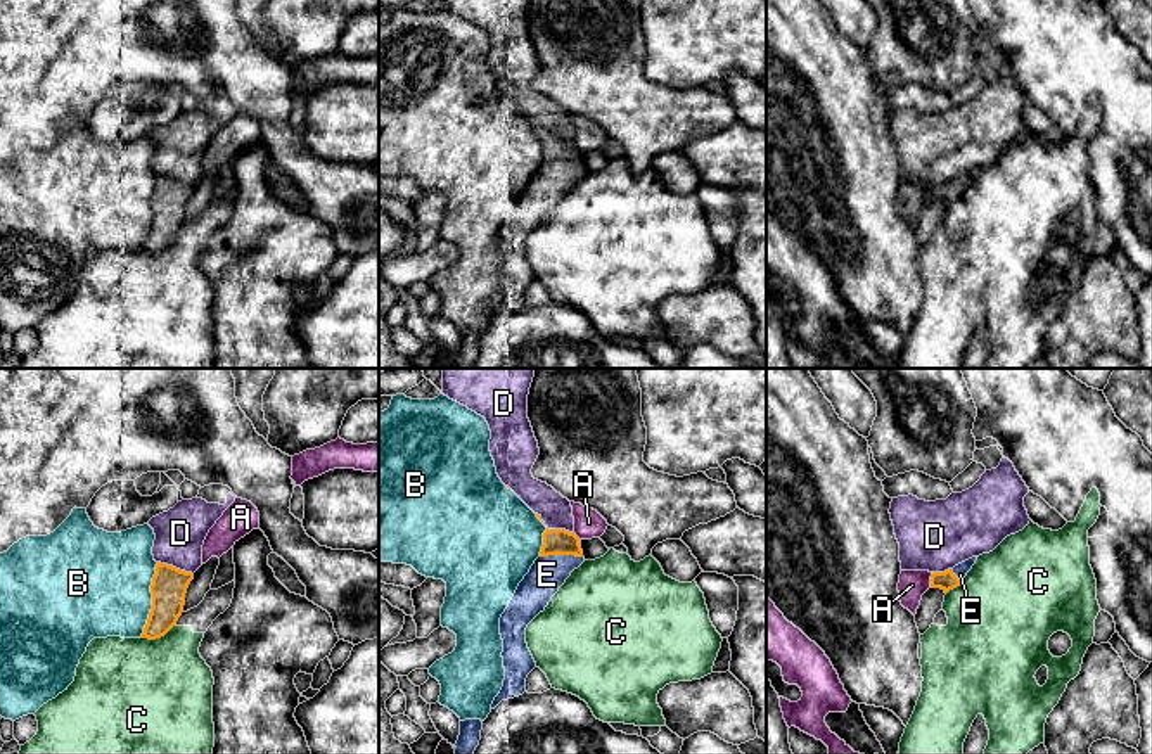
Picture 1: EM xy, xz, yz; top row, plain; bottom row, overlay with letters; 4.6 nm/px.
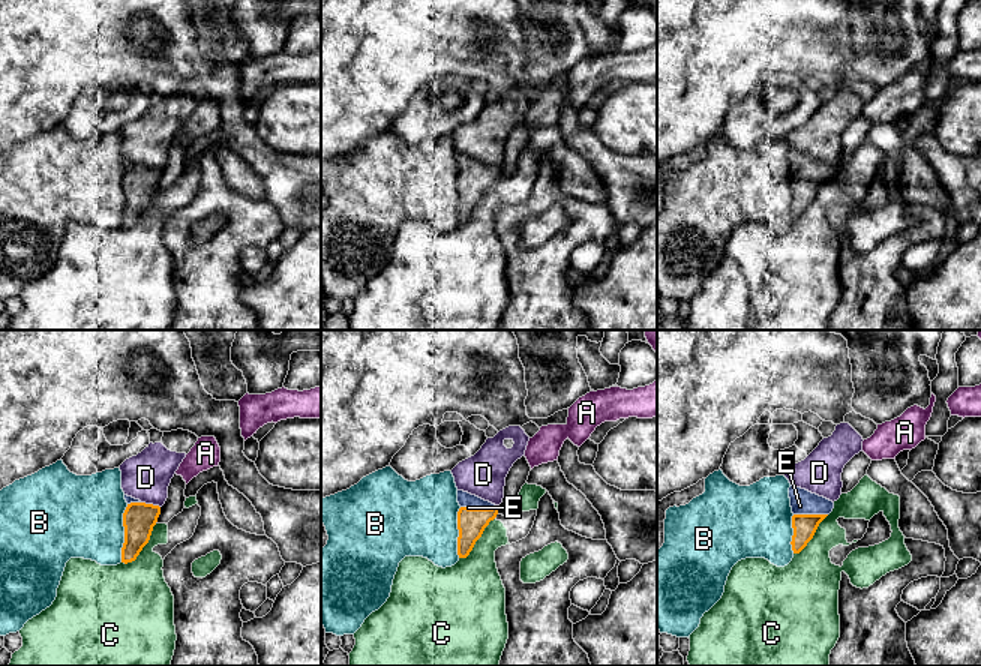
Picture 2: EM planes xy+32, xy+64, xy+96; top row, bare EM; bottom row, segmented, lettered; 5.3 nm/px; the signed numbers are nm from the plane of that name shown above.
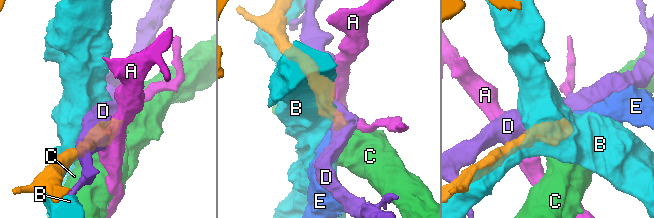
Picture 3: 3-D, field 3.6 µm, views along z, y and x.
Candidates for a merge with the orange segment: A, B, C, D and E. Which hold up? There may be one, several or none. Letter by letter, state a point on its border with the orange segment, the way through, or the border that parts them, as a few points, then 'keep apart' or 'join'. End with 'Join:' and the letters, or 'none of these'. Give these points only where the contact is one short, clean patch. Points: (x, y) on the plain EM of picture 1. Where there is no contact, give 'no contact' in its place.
A: yz (931, 192) | keep apart
B: xy (153, 213) | keep apart
C: xy (158, 249) | keep apart
D: xy (175, 180) | keep apart
E: xz (561, 166) | across xz (556, 154), (561, 166), (547, 187) | join
Join: E

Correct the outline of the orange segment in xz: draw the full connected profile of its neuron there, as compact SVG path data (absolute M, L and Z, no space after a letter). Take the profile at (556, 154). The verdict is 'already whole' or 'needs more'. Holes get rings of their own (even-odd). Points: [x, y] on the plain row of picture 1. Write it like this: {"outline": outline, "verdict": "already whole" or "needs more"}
{"outline": "M547 140L540 169L519 195L509 220L500 230L505 292L491 322L502 313L519 310L526 304L526 291L536 280L526 256L526 240L545 223L571 185L583 175L579 150L574 145Z", "verdict": "needs more"}

